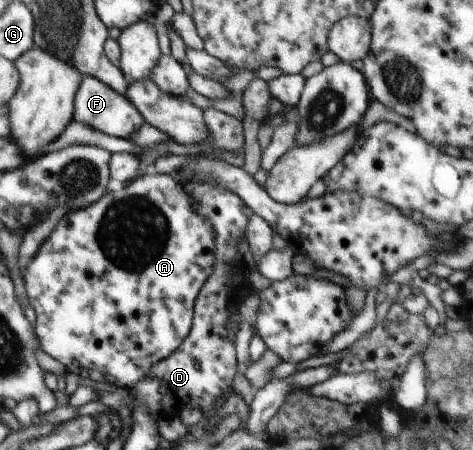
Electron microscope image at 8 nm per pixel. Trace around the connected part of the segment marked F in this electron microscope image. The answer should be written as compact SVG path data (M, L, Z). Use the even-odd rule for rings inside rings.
M85 76L80 81L79 91L75 95L73 119L88 125L101 133L120 138L131 137L144 123L144 118L123 94L118 94L96 77Z

